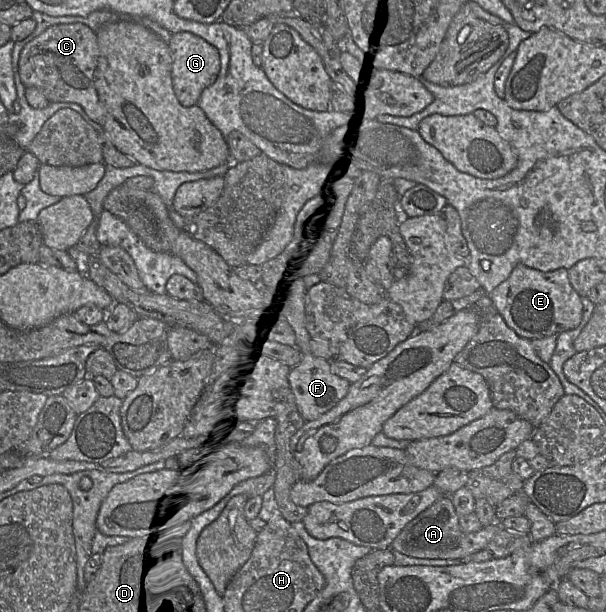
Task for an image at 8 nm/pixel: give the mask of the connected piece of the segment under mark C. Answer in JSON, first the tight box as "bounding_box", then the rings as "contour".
{"bounding_box":[18,23,105,126],"contour":[[[82,23],[48,27],[21,50],[18,71],[23,85],[38,88],[51,103],[74,102],[103,126],[105,113],[95,87],[98,43],[96,32]]]}

